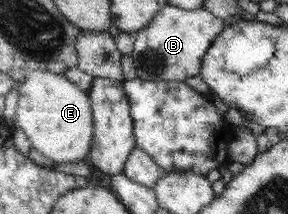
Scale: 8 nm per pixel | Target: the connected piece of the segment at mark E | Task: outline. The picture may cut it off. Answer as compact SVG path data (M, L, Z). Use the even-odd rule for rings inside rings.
M46 70L30 73L28 78L18 85L20 98L16 125L27 135L32 147L54 163L88 162L95 132L94 112L88 92L74 84L68 77Z

